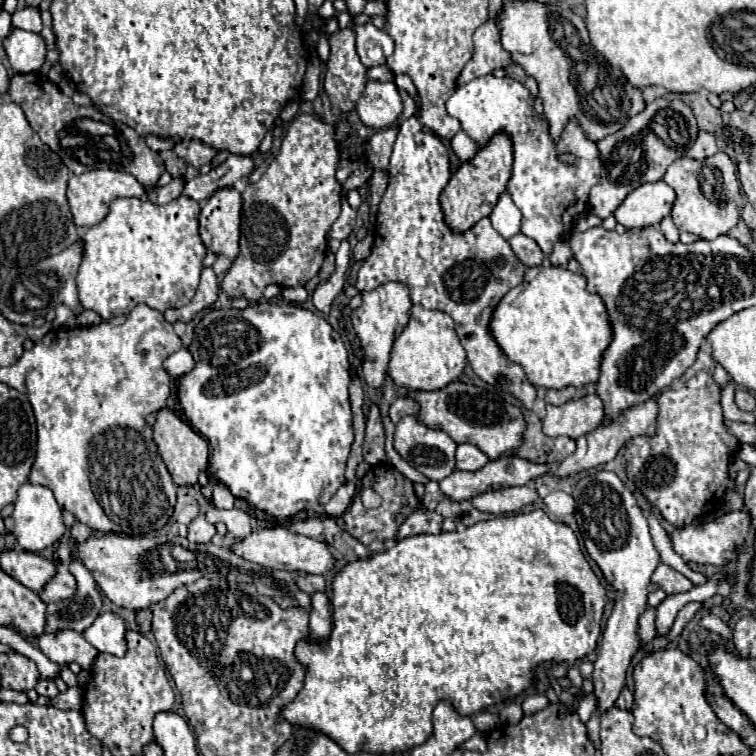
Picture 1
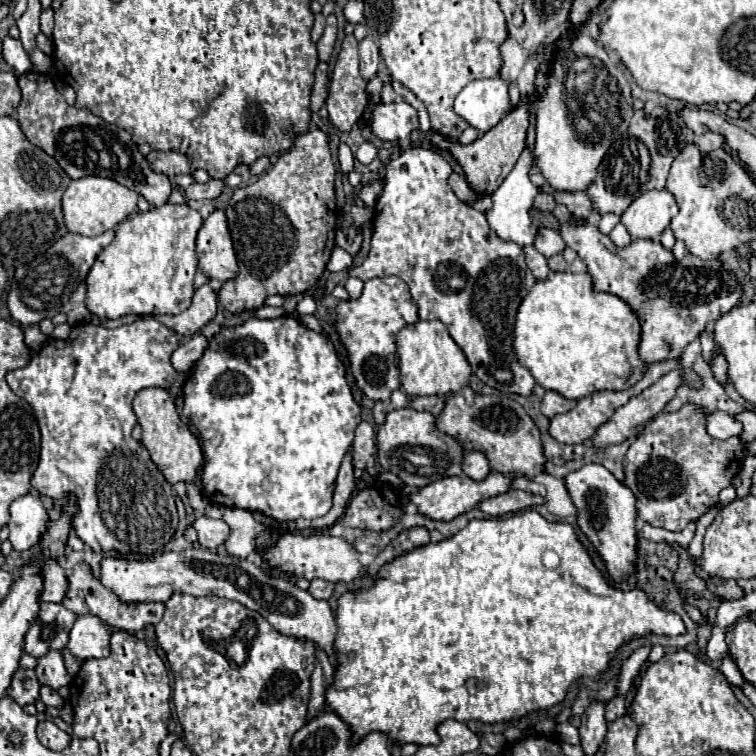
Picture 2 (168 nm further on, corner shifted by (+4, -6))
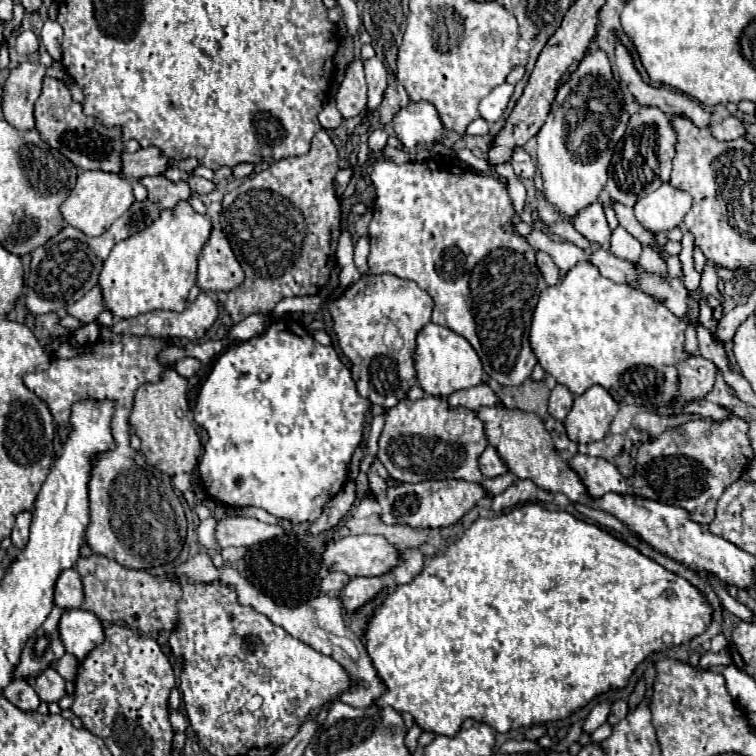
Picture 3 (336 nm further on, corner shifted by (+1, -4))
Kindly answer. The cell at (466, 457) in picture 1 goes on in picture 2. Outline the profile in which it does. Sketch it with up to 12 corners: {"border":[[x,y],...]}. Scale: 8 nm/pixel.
{"border":[[466,452],[462,468],[472,480],[492,472],[482,452]]}

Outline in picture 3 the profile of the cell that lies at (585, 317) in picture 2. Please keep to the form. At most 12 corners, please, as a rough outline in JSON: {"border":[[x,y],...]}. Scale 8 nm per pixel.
{"border":[[577,264],[529,328],[545,374],[631,406],[673,402],[685,322]]}

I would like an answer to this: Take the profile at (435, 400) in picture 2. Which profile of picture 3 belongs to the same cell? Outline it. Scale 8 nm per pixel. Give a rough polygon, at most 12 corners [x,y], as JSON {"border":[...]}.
{"border":[[487,384],[457,390],[445,400],[469,410],[499,404]]}

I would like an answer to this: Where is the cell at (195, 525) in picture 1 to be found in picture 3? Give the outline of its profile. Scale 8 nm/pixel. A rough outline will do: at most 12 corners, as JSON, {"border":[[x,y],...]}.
{"border":[[255,518],[217,520],[215,542],[251,546],[279,534]]}

